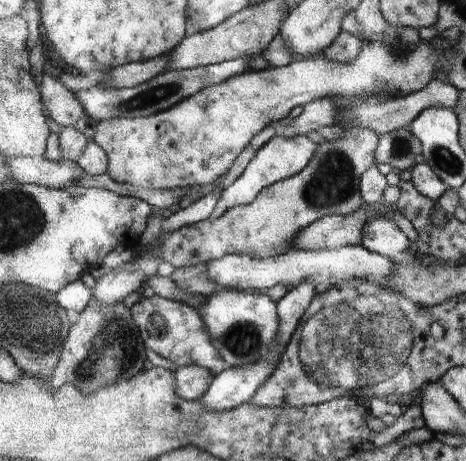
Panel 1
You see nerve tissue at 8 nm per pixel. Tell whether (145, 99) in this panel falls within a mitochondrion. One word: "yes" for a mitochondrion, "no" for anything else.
yes

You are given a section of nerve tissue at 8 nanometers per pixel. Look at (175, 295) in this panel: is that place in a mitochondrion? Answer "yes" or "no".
no

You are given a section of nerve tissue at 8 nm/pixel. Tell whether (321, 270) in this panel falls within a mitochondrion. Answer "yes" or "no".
no

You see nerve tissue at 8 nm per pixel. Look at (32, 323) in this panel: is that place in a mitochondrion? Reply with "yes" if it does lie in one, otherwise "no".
yes

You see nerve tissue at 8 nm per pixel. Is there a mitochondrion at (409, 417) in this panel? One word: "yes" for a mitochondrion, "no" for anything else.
no

